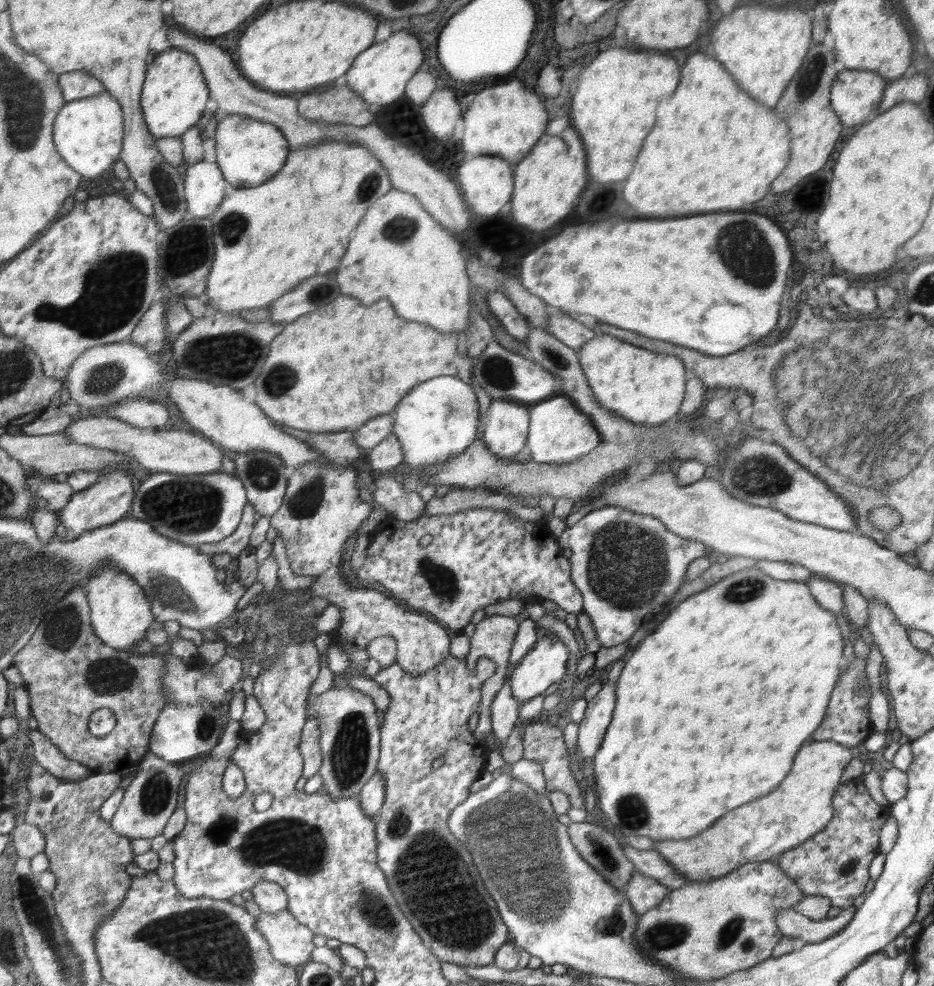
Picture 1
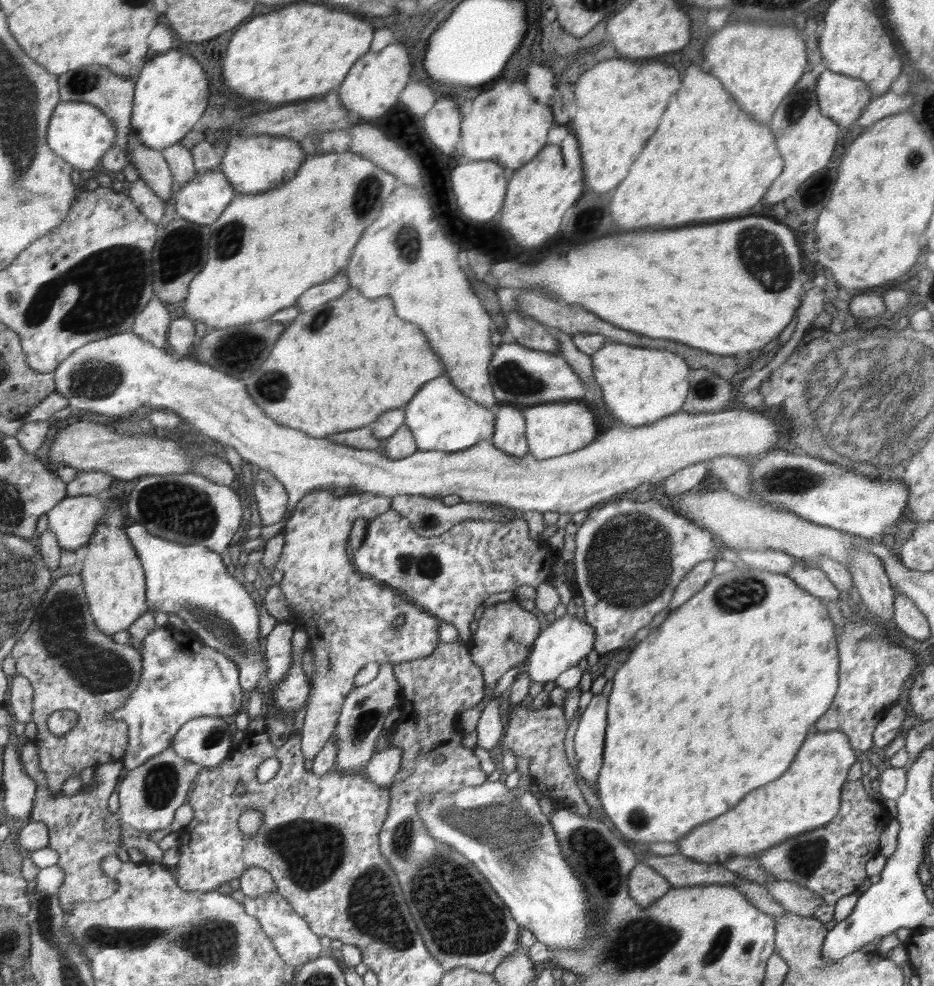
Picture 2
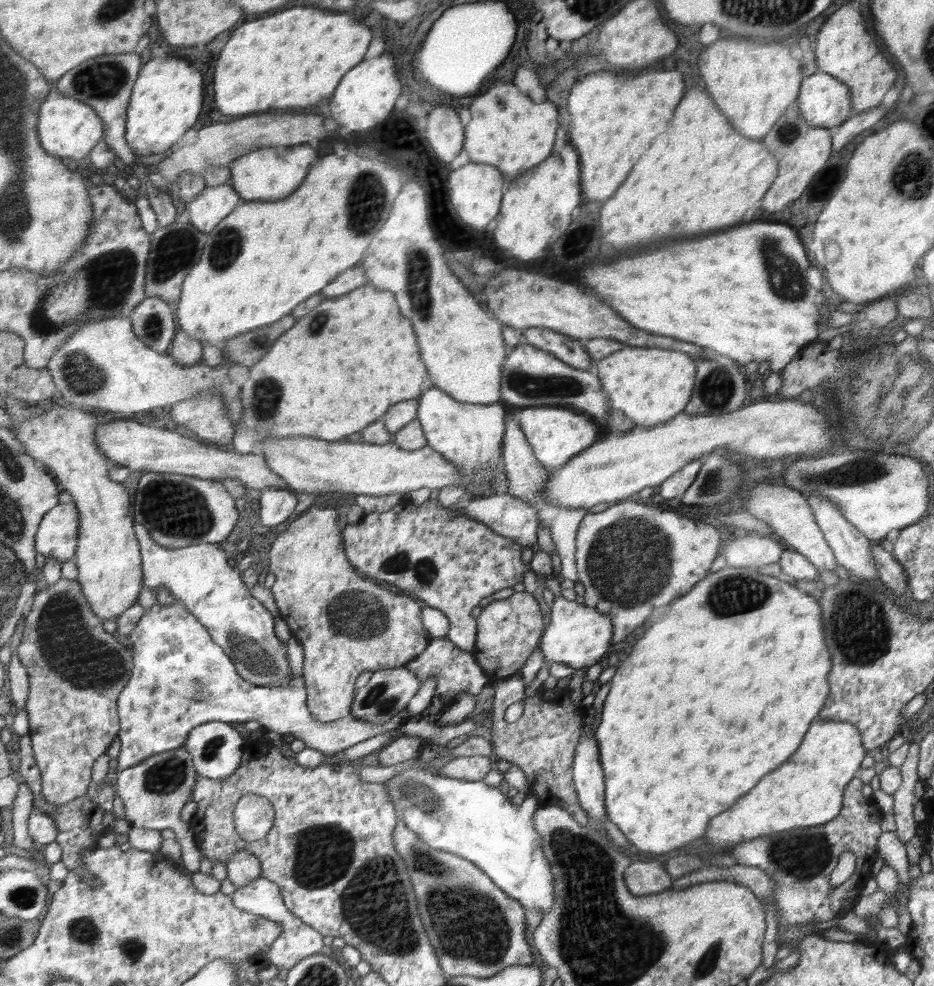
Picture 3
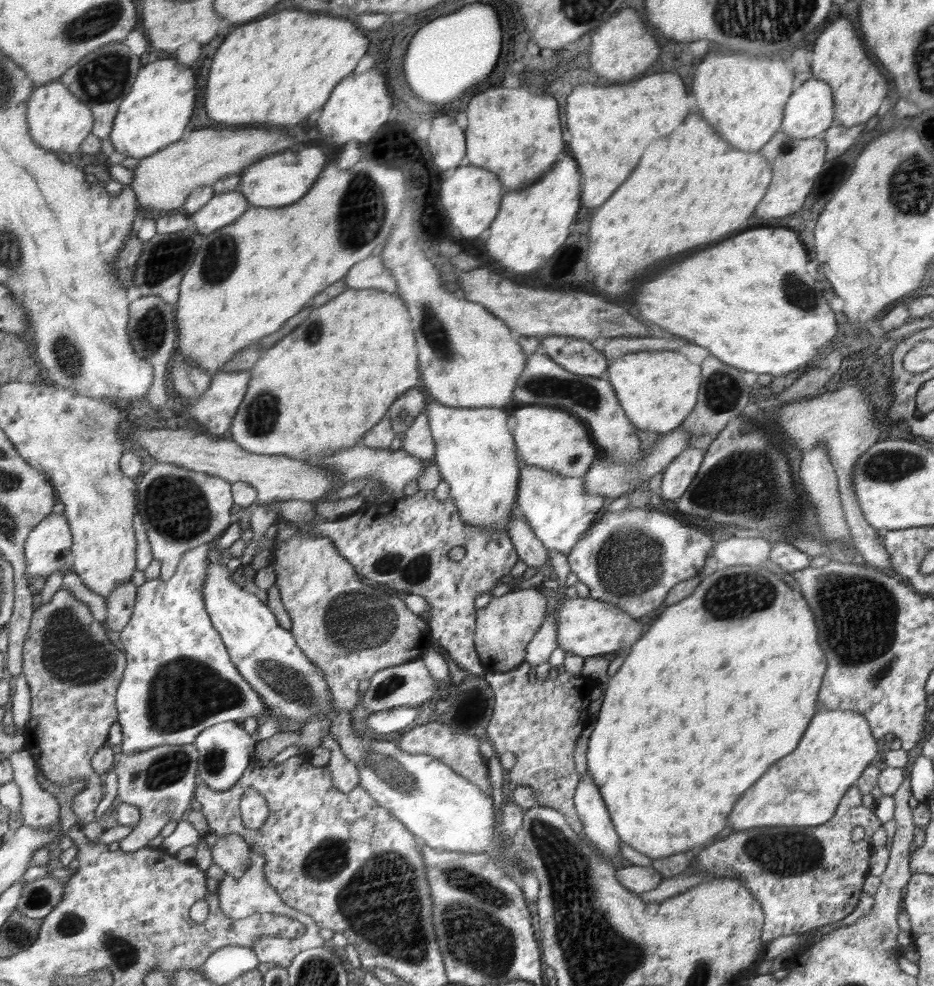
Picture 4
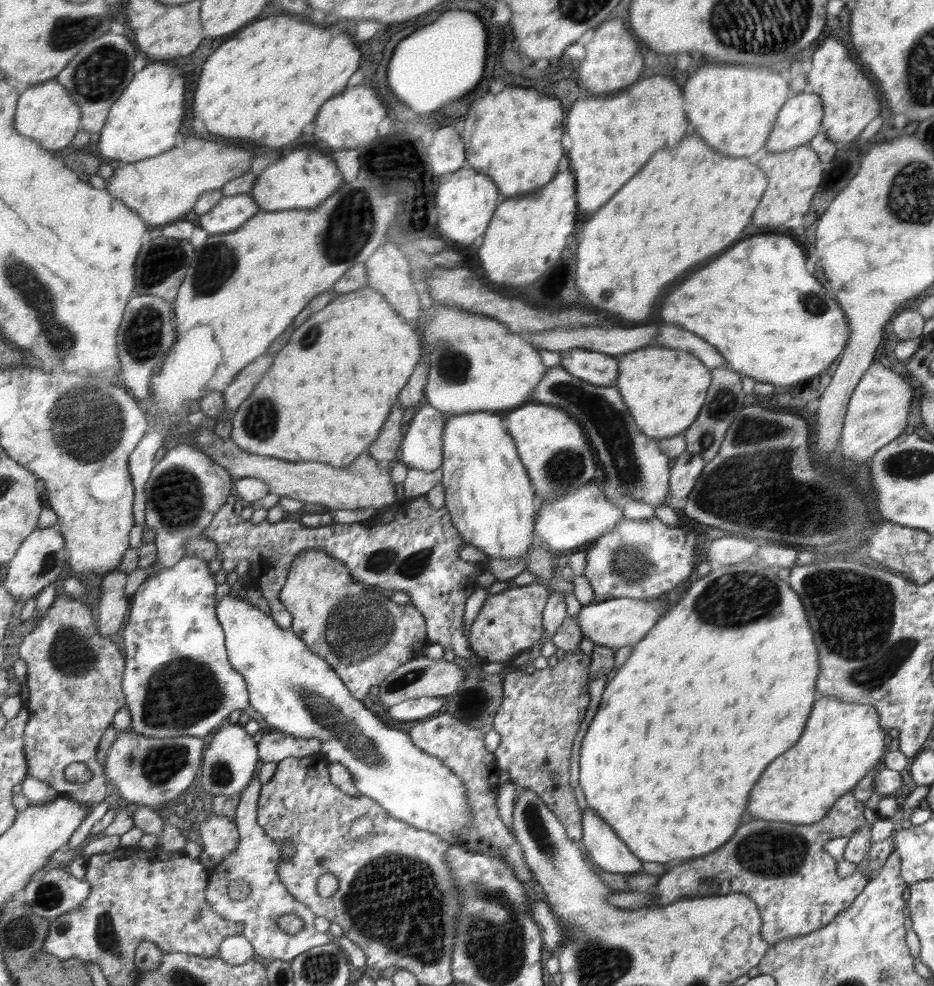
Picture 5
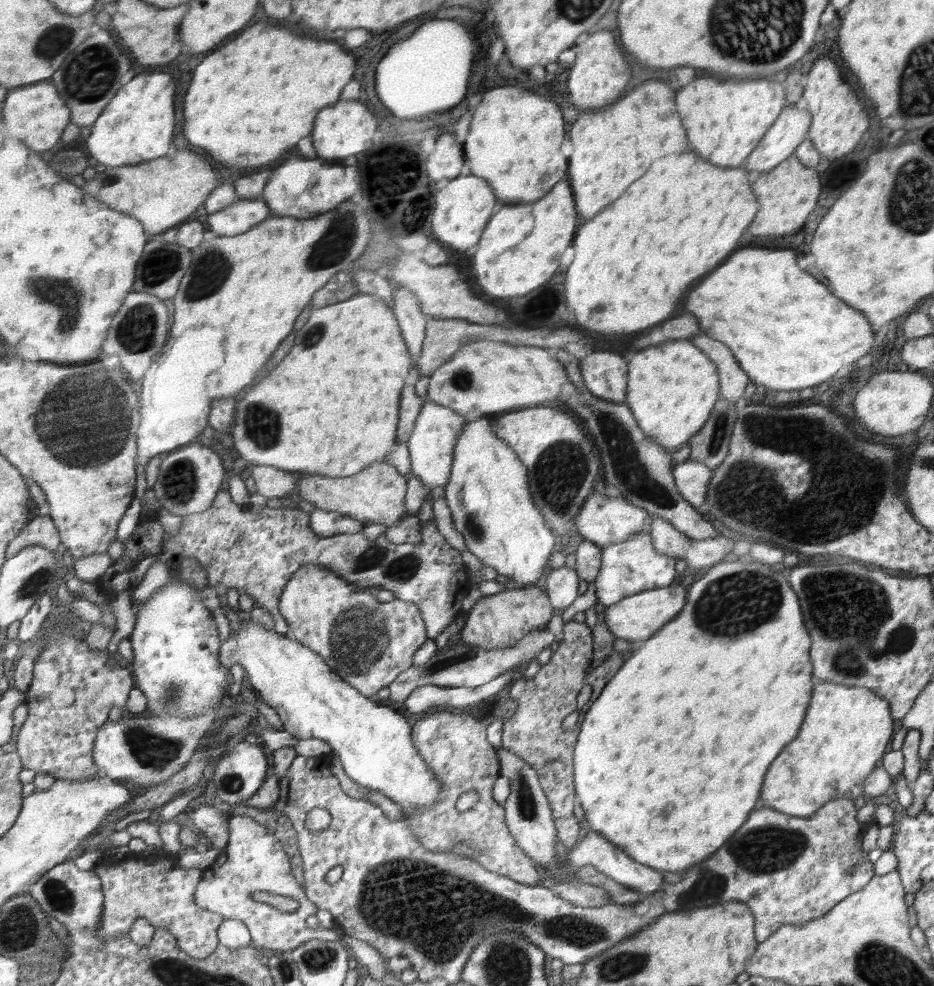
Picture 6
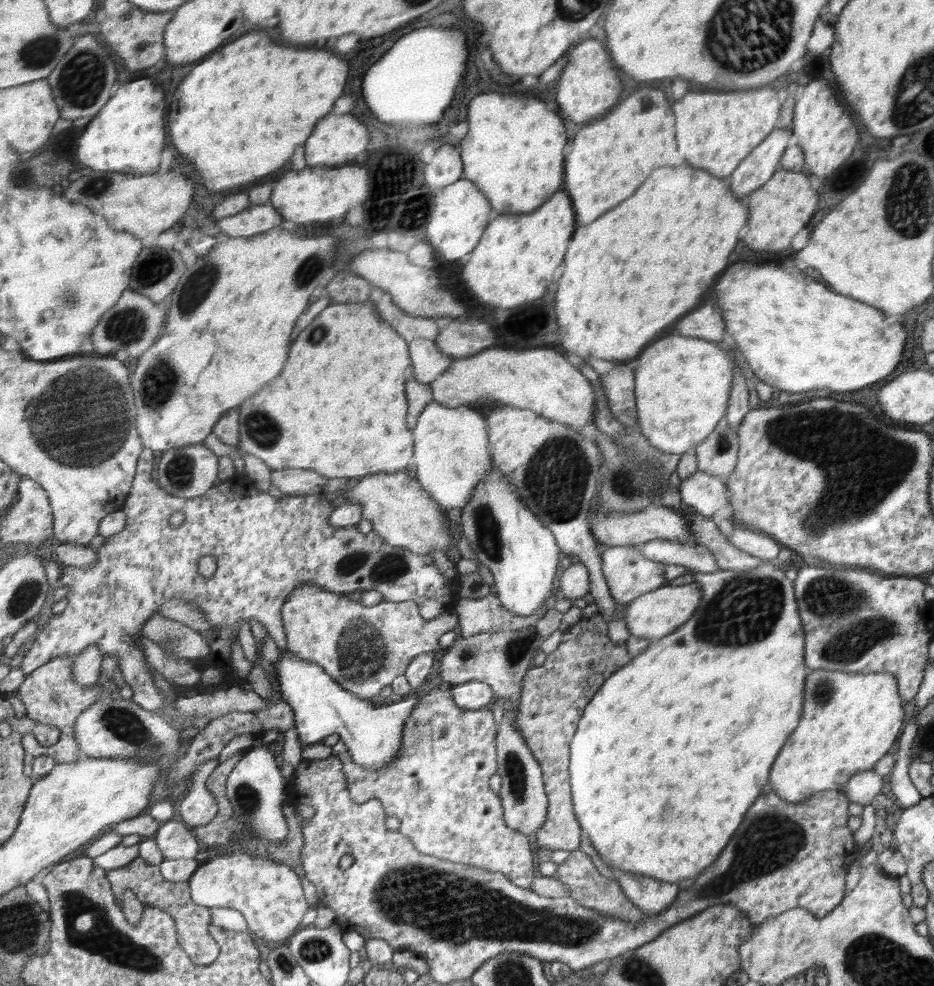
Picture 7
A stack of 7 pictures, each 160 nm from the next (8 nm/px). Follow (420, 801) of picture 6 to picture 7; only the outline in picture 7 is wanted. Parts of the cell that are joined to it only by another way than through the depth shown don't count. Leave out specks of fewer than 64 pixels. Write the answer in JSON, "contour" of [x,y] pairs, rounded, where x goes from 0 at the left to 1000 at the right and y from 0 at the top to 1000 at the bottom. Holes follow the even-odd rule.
{"contour":[[[308,659],[303,660],[294,671],[298,704],[313,717],[320,753],[328,757],[340,754],[353,744],[362,744],[363,751],[373,756],[378,771],[392,781],[409,781],[416,777],[428,763],[435,729],[441,725],[448,710],[460,701],[455,696],[458,688],[453,696],[440,700],[428,712],[403,716],[403,713],[388,710],[374,699],[366,698],[353,683],[337,671],[322,668]]]}

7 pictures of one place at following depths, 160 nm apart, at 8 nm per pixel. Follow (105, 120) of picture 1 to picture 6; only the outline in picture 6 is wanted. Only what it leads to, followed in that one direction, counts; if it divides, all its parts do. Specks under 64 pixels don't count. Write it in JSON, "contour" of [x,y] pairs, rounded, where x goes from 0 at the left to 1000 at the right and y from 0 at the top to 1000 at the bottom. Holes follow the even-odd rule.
{"contour":[[[44,82],[45,85],[32,85],[28,89],[11,90],[9,99],[4,106],[4,126],[5,132],[11,132],[11,138],[24,143],[27,147],[36,150],[36,154],[45,155],[48,152],[54,152],[56,148],[62,146],[62,142],[70,134],[70,130],[77,124],[77,115],[74,108],[64,95],[61,93],[60,87],[51,85],[49,82]]]}

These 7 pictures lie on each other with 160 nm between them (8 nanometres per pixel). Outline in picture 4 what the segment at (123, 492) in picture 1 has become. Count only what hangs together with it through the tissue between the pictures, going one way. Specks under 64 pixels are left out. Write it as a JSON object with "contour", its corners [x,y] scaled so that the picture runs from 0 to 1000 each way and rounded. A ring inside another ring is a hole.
{"contour":[[[58,520],[41,530],[27,552],[30,588],[37,585],[49,588],[54,582],[64,578],[75,568],[75,554],[78,554],[77,537],[69,522]]]}

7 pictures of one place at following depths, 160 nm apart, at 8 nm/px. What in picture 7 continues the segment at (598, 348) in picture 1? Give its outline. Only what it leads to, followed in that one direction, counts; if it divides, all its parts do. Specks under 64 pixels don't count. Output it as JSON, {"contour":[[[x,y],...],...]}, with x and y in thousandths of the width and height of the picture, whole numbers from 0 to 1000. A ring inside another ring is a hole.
{"contour":[[[729,339],[714,340],[692,352],[692,357],[682,361],[681,367],[681,411],[682,422],[685,428],[685,438],[694,444],[694,450],[704,454],[711,460],[730,460],[737,454],[745,453],[752,448],[769,427],[776,422],[778,408],[782,402],[784,383],[786,382],[785,369],[779,361],[773,357],[768,346],[752,343],[734,343]]]}

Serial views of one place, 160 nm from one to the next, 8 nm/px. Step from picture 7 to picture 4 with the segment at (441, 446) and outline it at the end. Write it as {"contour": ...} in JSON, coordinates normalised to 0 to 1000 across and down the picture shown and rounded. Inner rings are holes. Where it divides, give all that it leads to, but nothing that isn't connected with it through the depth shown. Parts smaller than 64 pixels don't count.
{"contour":[[[451,418],[433,437],[429,454],[439,459],[439,462],[444,462],[452,468],[465,467],[467,447],[460,435],[458,419]]]}

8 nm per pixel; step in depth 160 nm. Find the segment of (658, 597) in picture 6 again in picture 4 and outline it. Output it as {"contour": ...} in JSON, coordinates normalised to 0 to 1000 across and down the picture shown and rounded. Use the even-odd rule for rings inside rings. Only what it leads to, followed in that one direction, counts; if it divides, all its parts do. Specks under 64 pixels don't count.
{"contour":[[[607,603],[597,609],[597,648],[596,656],[605,661],[616,661],[623,667],[651,663],[664,659],[668,655],[677,655],[686,648],[688,634],[683,626],[677,626],[669,619],[648,610],[628,605],[608,606]]]}

